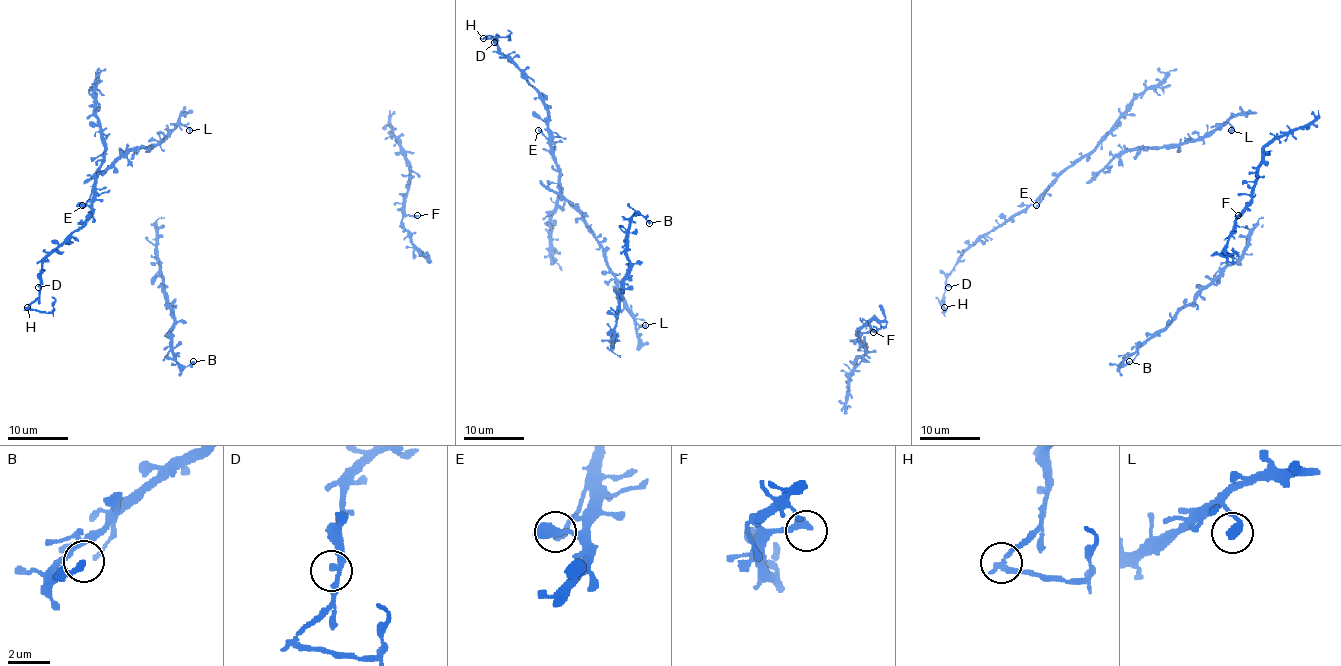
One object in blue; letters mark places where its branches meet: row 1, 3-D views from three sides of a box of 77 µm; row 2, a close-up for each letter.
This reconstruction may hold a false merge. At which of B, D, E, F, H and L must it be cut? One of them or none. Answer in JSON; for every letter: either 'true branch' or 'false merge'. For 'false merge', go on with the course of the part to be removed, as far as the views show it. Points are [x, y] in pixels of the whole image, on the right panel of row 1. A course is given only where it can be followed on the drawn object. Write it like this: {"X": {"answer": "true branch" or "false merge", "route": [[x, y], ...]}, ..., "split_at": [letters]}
{"B": {"answer": "true branch"}, "D": {"answer": "true branch"}, "E": {"answer": "true branch"}, "F": {"answer": "true branch"}, "H": {"answer": "false merge", "route": [[944, 307], [942, 311], [936, 296]]}, "L": {"answer": "true branch"}, "split_at": ["H"]}

